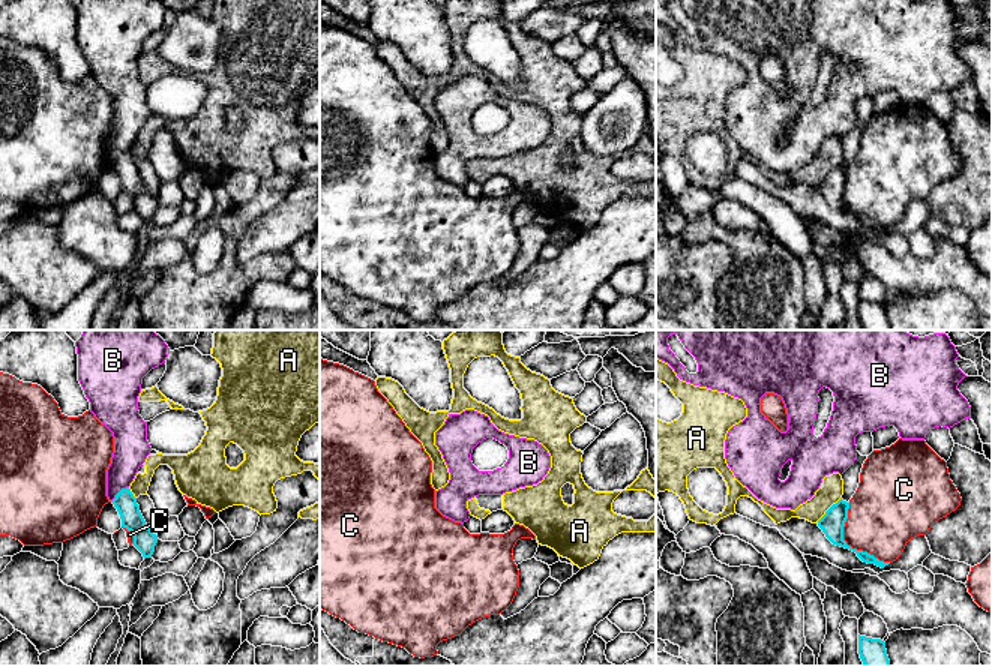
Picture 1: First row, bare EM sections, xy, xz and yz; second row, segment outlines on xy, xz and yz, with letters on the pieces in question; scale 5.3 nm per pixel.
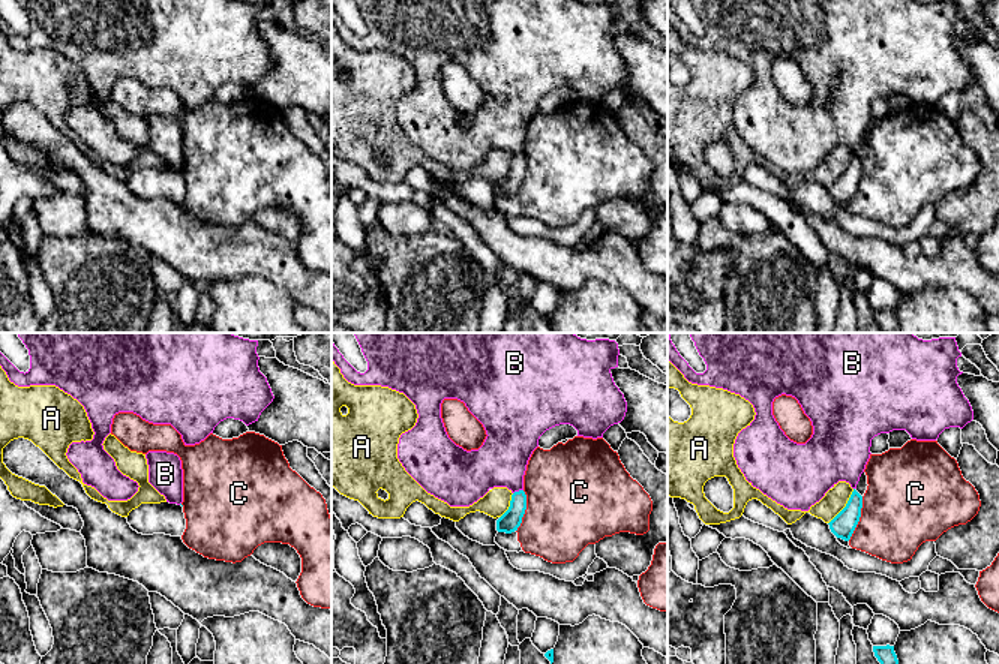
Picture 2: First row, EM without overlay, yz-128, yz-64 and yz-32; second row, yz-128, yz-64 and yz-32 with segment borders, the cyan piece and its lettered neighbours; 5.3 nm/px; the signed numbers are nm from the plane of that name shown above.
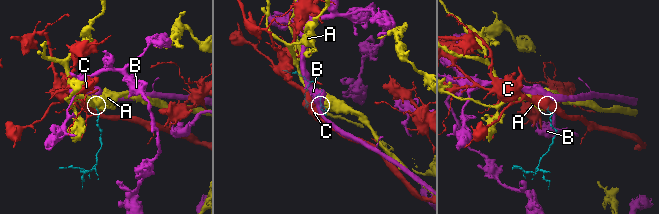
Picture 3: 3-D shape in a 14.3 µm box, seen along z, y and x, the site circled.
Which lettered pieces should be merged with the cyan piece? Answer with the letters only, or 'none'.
none

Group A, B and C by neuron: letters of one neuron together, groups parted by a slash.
A / B / C

